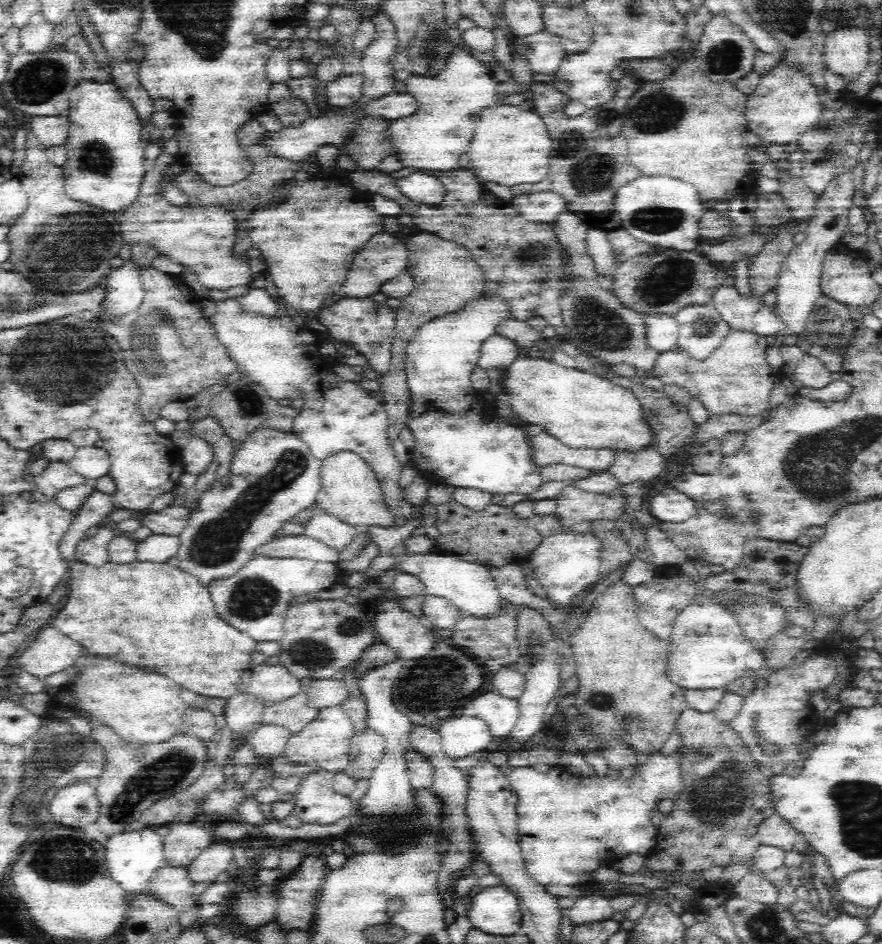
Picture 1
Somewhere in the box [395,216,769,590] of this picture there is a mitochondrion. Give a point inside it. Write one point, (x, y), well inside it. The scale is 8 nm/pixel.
(595, 323)

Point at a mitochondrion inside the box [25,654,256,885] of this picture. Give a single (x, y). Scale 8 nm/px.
(166, 772)

